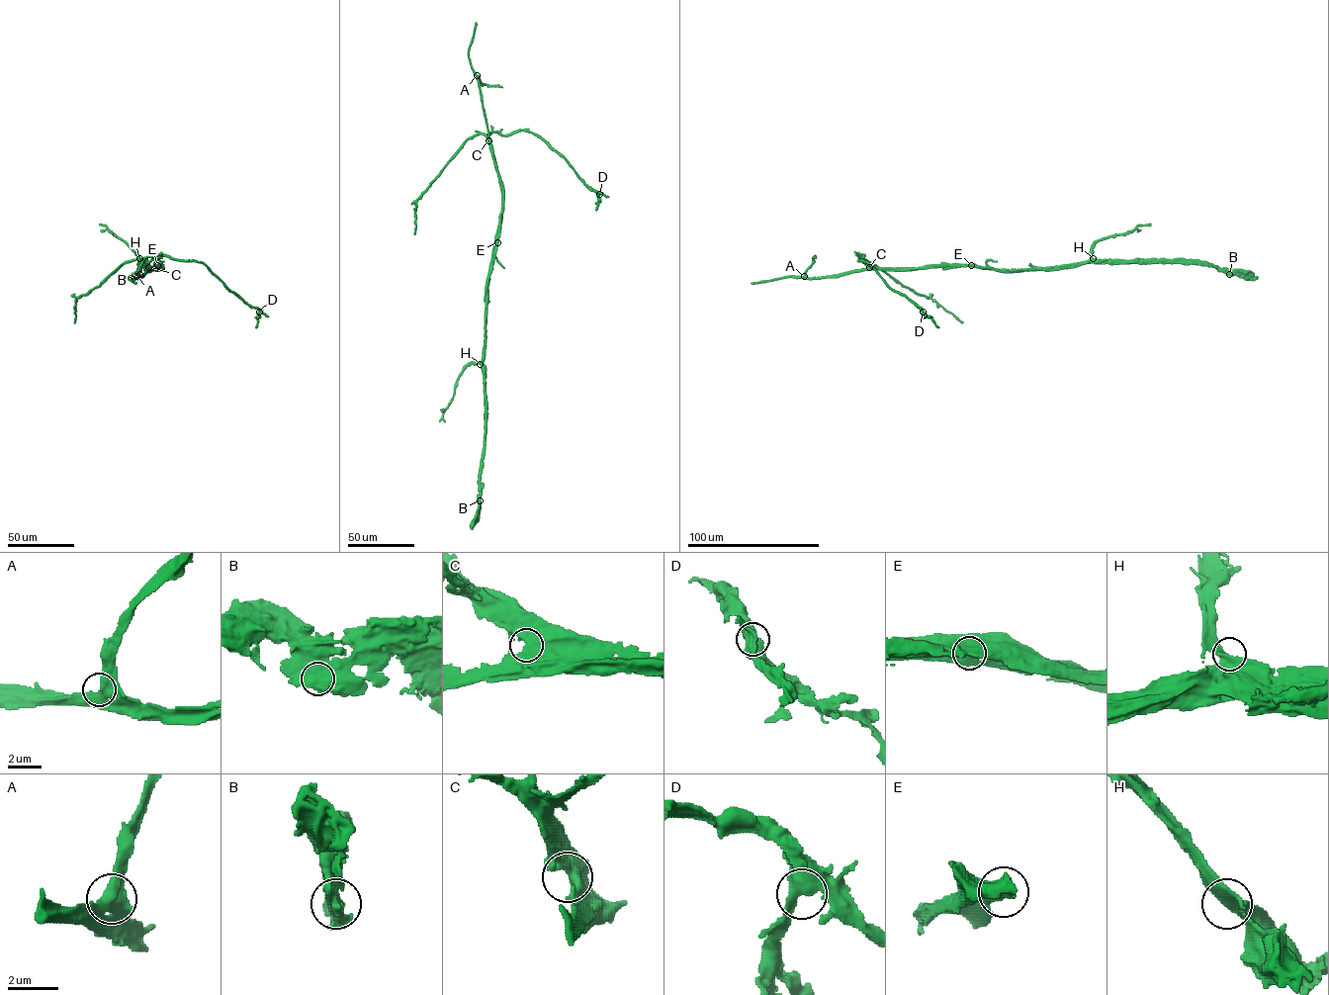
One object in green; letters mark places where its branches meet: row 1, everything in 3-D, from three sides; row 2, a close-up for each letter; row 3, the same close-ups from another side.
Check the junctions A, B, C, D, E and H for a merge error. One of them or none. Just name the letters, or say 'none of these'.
none of these

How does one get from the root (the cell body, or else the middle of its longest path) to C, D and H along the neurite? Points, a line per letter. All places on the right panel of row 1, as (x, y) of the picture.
C: (970, 266), (869, 267)
D: (970, 266), (878, 268), (867, 265), (860, 256), (864, 255), (859, 260), (868, 262), (891, 289), (923, 312)
H: (970, 266), (1031, 270), (1077, 266), (1093, 258)

